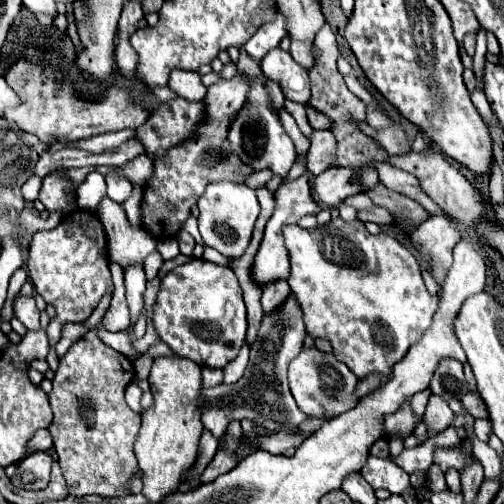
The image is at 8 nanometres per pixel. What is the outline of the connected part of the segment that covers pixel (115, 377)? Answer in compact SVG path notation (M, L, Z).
M100 321L96 327L88 329L64 357L60 357L60 367L56 371L56 377L52 381L54 389L50 393L50 405L54 411L54 421L48 427L54 437L54 449L60 459L60 467L64 473L64 479L68 483L68 491L74 497L80 495L104 495L104 497L124 497L130 495L130 479L138 471L138 461L134 455L134 441L140 431L140 415L136 415L124 401L124 391L134 379L134 365L102 343L98 337L98 331L104 329L104 321Z

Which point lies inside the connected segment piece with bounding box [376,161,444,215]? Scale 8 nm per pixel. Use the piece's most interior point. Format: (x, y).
(396, 179)

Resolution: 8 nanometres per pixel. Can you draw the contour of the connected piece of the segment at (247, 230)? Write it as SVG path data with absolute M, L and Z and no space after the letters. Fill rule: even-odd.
M216 181L206 187L206 193L198 199L198 227L204 243L222 255L242 255L250 243L254 221L260 215L256 191L244 183Z

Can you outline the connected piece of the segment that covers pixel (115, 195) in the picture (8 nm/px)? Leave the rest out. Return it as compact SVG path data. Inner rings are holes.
M108 175L106 183L108 183L108 197L118 203L124 203L132 195L134 189L132 183L120 175Z

